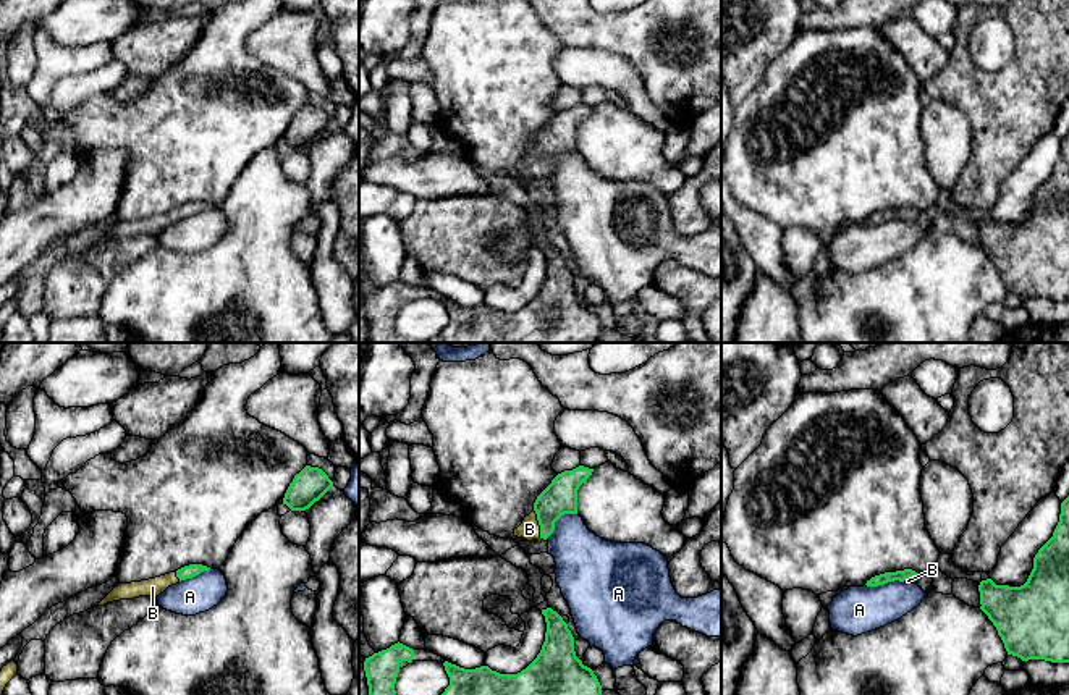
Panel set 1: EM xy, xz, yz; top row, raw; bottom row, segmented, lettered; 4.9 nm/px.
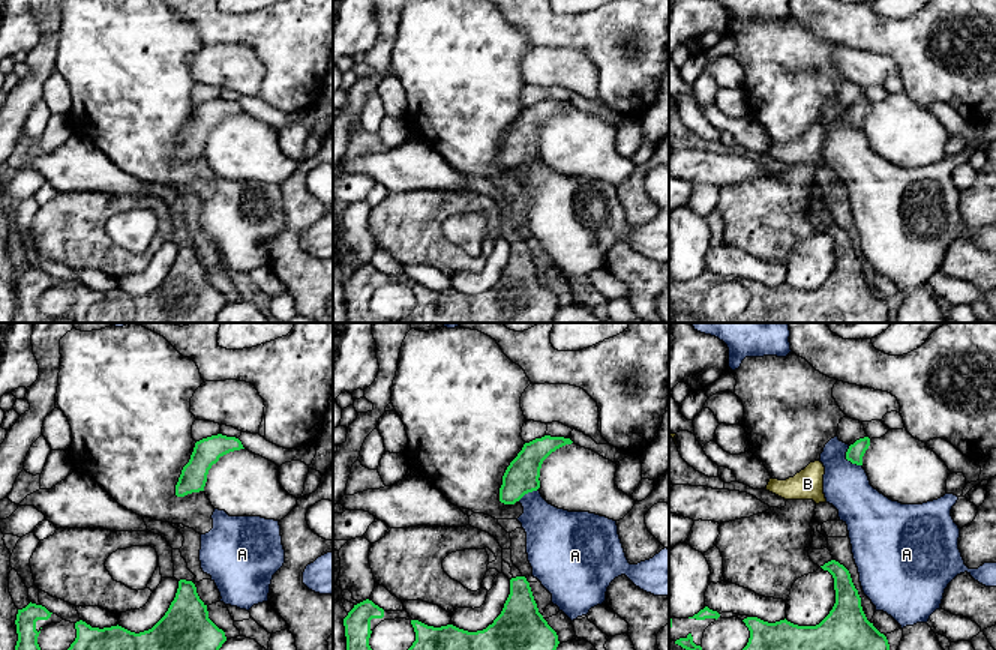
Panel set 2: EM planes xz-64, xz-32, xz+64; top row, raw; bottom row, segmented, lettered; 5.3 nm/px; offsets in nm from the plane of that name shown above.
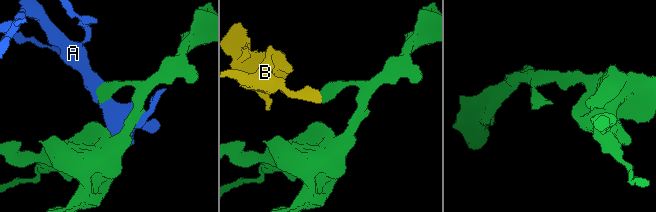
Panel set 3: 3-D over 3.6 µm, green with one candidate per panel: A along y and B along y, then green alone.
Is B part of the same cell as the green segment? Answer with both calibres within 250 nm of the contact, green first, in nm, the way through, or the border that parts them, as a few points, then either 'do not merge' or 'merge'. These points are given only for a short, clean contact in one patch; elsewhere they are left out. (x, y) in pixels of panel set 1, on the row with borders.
170 nm thick on the green side, 100 nm on the other; runs through xz (560, 497), (539, 524), (529, 529); merge

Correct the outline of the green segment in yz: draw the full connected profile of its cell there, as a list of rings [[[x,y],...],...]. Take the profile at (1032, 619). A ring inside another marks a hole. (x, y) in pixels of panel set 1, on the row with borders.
[[[1069,496],[1061,503],[1053,537],[1033,558],[1033,569],[1020,587],[996,585],[991,579],[978,585],[980,609],[1001,637],[1008,655],[1022,661],[1069,663]]]

